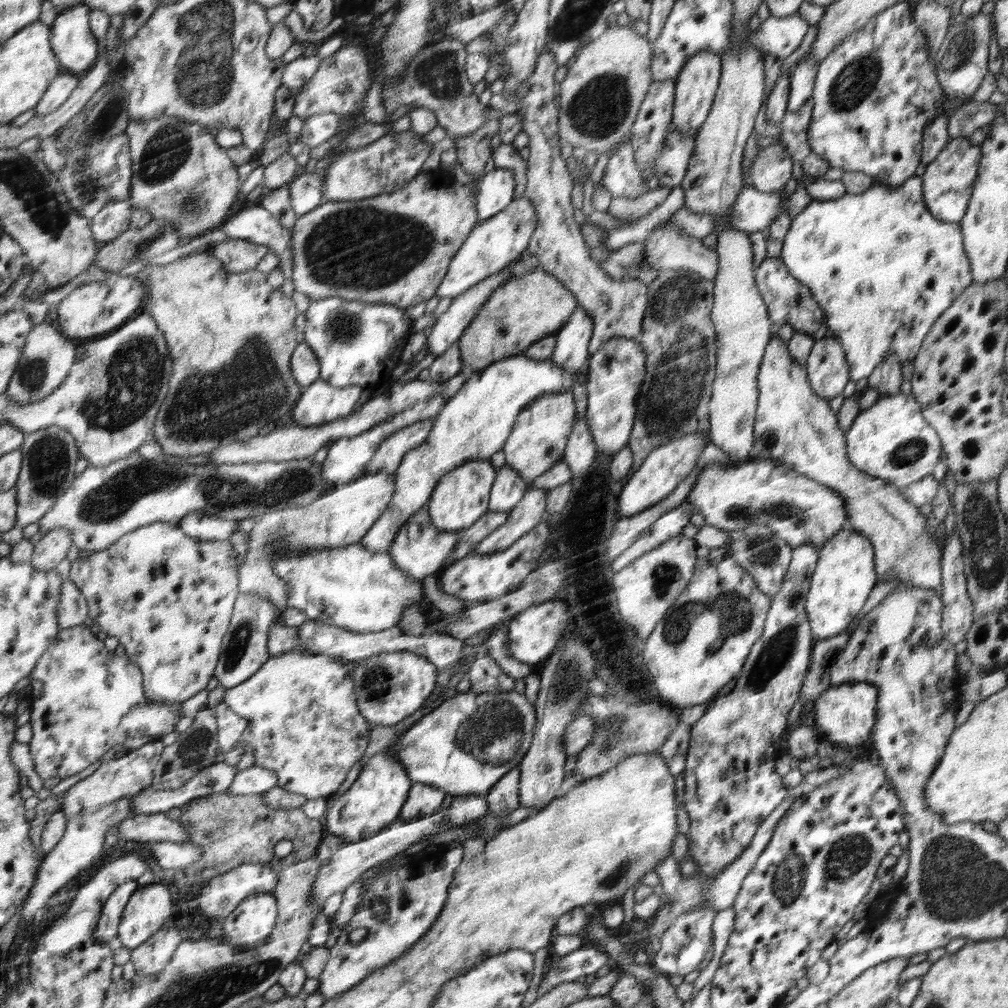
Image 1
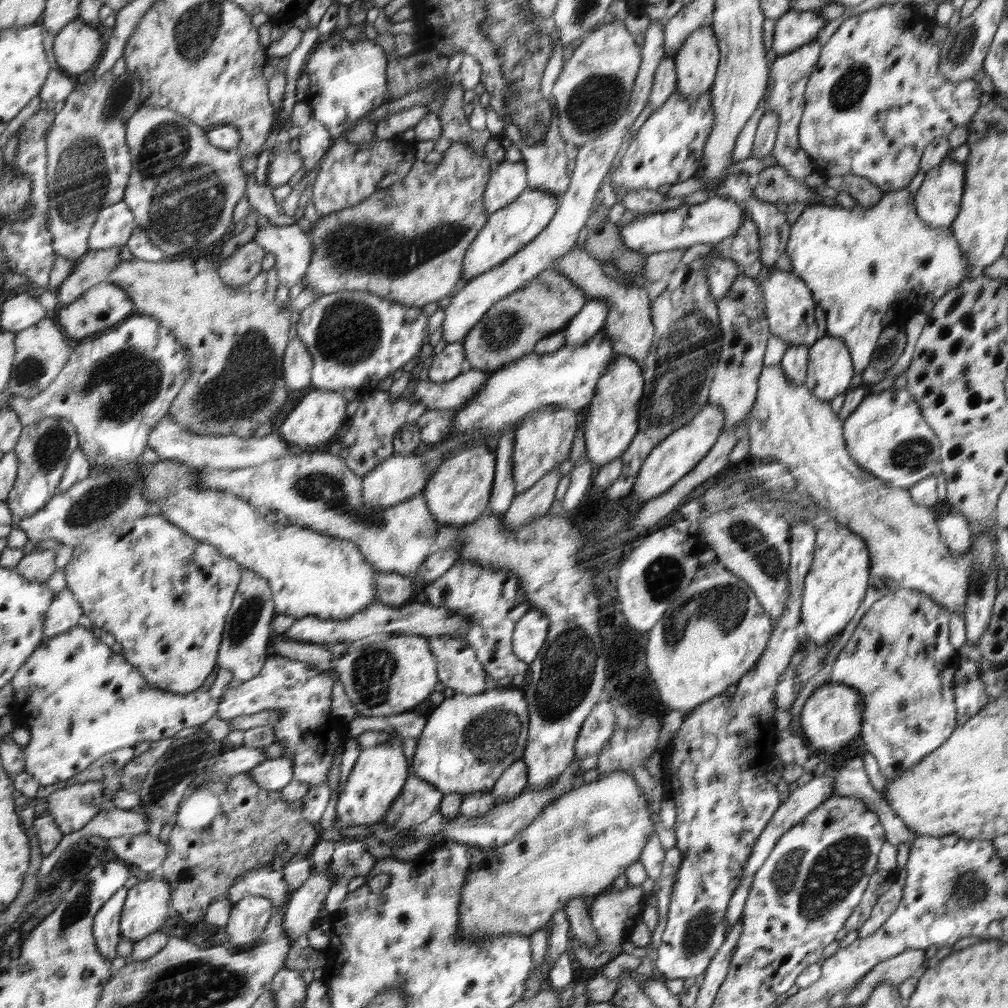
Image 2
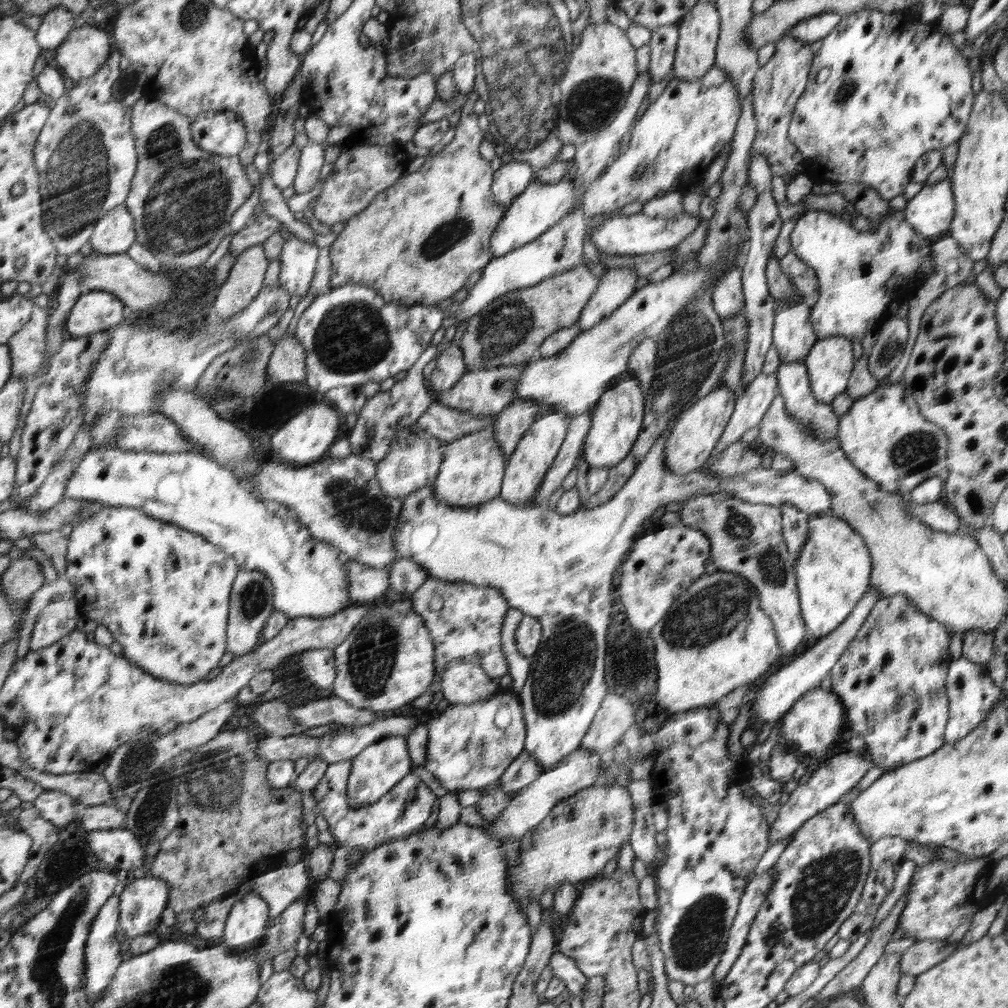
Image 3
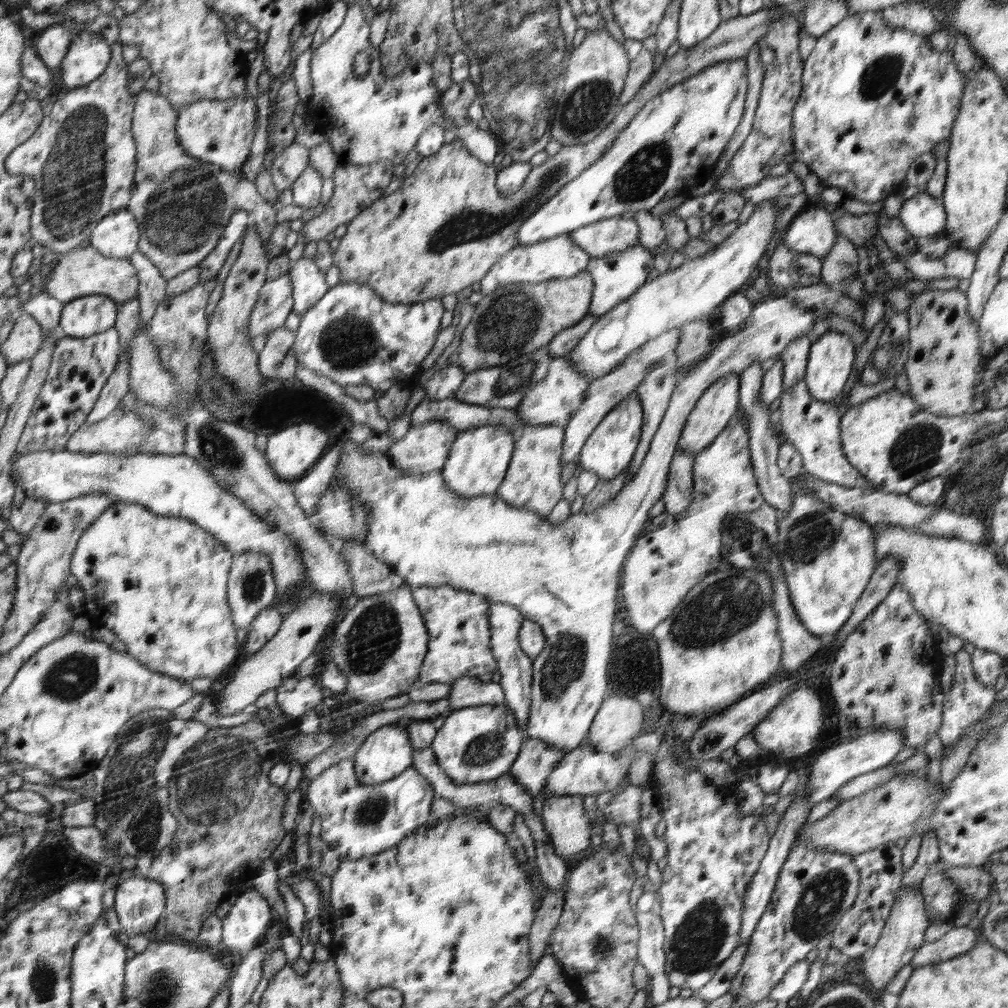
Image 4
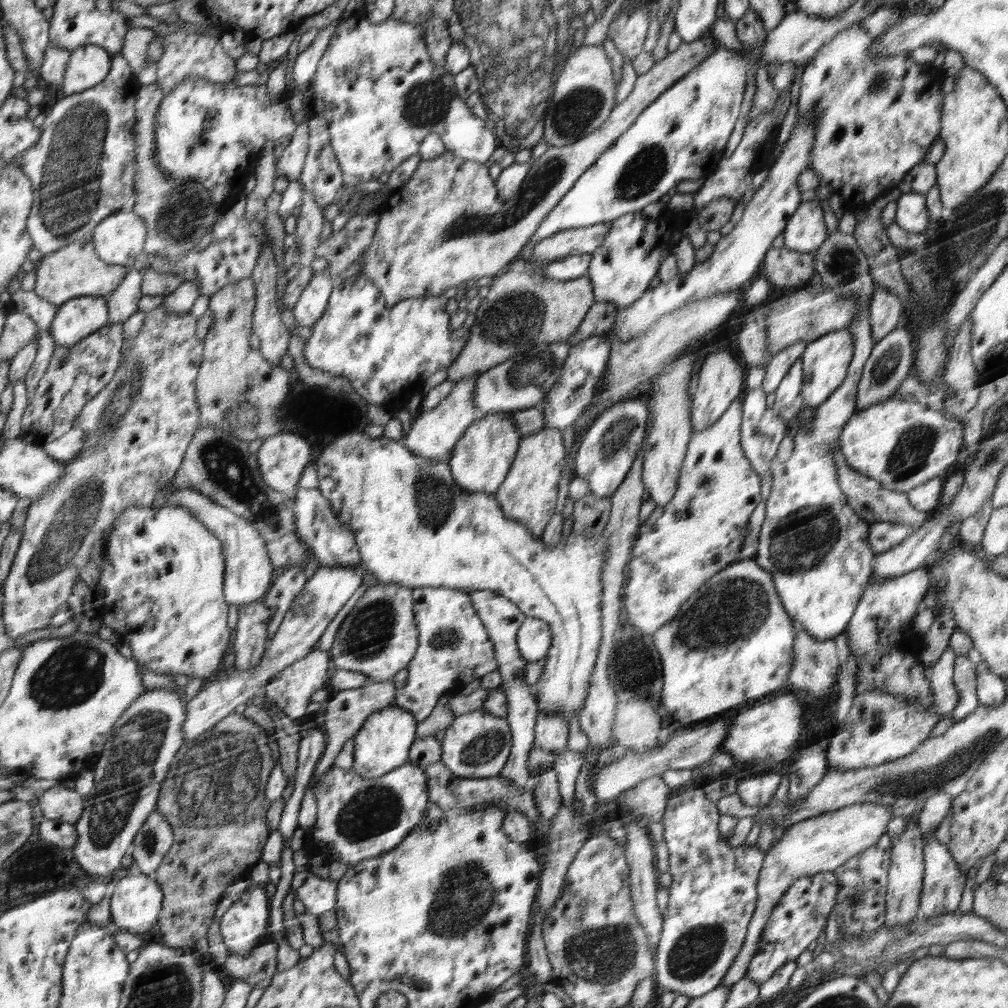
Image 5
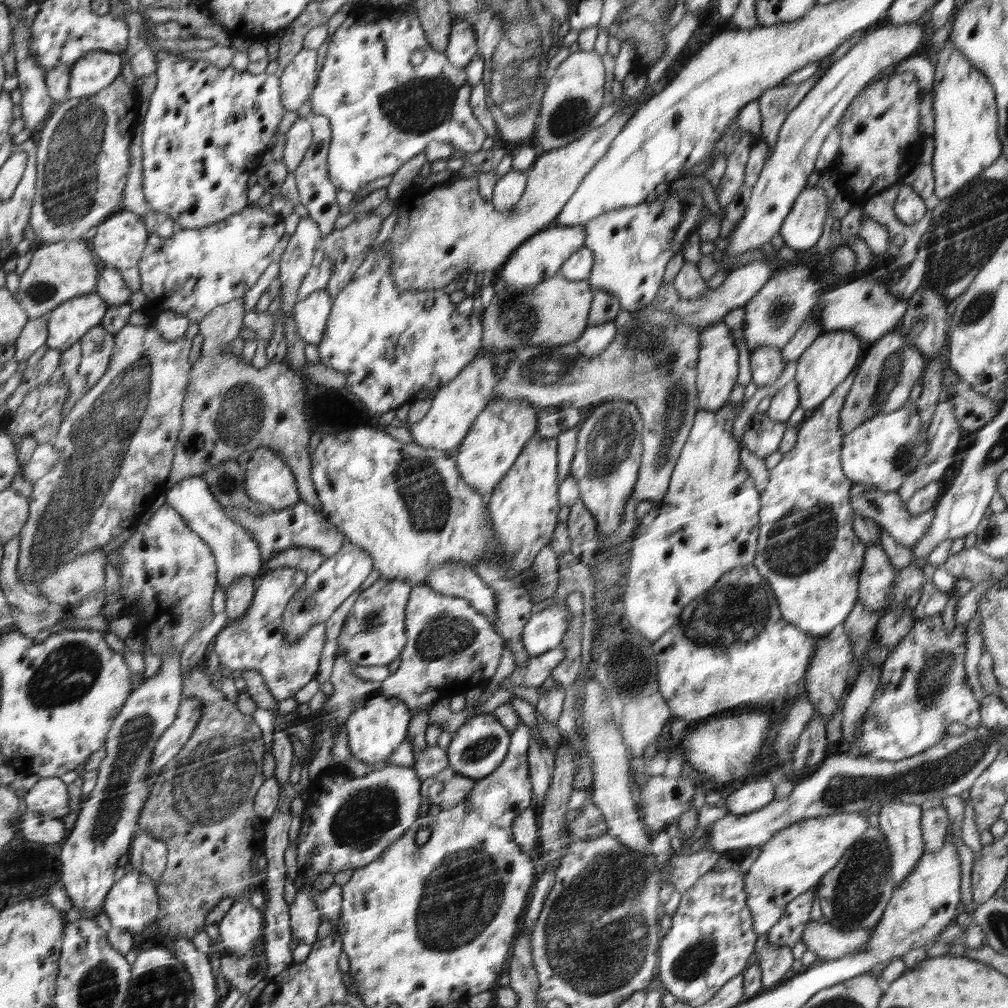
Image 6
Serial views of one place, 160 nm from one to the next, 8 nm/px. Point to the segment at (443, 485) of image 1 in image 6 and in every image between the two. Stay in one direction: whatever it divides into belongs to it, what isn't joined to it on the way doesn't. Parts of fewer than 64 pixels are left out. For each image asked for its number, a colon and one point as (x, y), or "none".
2: (457, 492)
3: (471, 473)
4: (480, 457)
5: (481, 460)
6: (501, 432)

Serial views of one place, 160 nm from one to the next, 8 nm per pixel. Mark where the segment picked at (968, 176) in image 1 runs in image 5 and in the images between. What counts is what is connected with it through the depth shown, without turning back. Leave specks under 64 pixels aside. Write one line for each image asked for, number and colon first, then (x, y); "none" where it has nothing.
2: (939, 199)
3: (931, 212)
4: (923, 215)
5: (912, 214)

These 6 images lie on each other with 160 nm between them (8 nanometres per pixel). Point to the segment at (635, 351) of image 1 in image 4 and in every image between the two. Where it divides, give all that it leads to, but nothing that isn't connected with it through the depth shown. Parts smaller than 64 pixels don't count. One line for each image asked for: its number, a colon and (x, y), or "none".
2: (611, 422)
3: (617, 417)
4: (610, 448)

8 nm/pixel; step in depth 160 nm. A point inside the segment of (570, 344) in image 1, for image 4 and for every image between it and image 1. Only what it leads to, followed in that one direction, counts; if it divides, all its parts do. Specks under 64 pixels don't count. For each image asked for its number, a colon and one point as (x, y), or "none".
2: (589, 321)
3: (617, 285)
4: (618, 276)

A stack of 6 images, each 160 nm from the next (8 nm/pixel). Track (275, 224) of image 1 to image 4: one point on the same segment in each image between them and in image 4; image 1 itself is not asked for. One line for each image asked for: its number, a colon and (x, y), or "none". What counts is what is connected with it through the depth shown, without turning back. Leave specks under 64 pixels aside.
2: (291, 246)
3: (298, 259)
4: (309, 285)

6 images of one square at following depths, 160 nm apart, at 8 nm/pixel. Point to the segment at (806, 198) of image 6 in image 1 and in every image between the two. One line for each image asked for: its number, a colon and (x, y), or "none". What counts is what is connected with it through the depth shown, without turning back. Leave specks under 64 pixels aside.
1: (882, 267)
2: (868, 268)
3: (861, 274)
4: (813, 232)
5: (805, 232)

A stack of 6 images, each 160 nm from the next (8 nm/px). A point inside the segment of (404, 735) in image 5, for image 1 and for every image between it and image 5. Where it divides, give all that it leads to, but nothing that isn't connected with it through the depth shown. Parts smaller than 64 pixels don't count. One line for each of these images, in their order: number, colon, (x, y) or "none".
1: (373, 802)
2: (378, 776)
3: (376, 769)
4: (385, 753)

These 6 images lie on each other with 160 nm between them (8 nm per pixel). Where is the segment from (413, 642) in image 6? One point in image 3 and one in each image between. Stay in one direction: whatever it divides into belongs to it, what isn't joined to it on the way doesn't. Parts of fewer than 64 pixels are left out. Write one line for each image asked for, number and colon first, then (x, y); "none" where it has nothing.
3: (466, 621)
4: (460, 635)
5: (455, 649)

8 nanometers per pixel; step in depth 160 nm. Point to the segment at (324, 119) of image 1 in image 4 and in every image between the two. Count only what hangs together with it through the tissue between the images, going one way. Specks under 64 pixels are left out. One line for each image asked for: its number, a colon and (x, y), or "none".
2: (315, 139)
3: (312, 155)
4: (306, 192)

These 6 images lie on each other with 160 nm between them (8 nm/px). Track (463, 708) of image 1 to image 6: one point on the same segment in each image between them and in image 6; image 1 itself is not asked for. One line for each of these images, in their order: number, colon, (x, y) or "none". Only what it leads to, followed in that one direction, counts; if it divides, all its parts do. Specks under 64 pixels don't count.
2: (468, 741)
3: (465, 750)
4: (478, 744)
5: (477, 745)
6: (477, 749)

